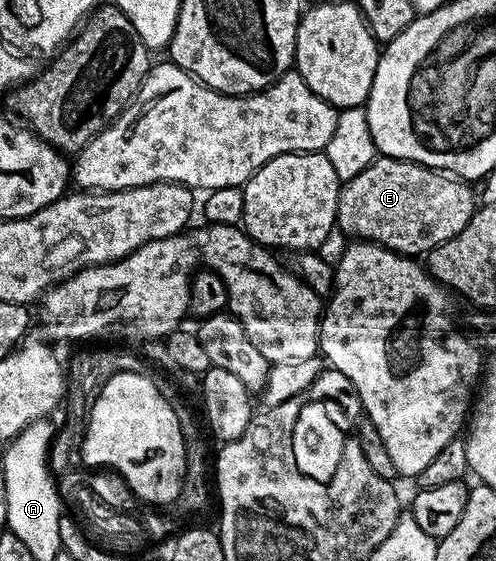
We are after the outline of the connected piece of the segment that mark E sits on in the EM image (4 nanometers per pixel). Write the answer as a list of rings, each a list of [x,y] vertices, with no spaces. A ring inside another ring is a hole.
[[[381,156],[375,158],[356,177],[343,182],[336,206],[337,228],[352,235],[348,237],[379,243],[381,247],[400,255],[420,257],[428,254],[442,241],[457,236],[469,223],[477,206],[471,187],[473,186],[469,182],[458,180],[435,168],[425,167],[424,164]]]

